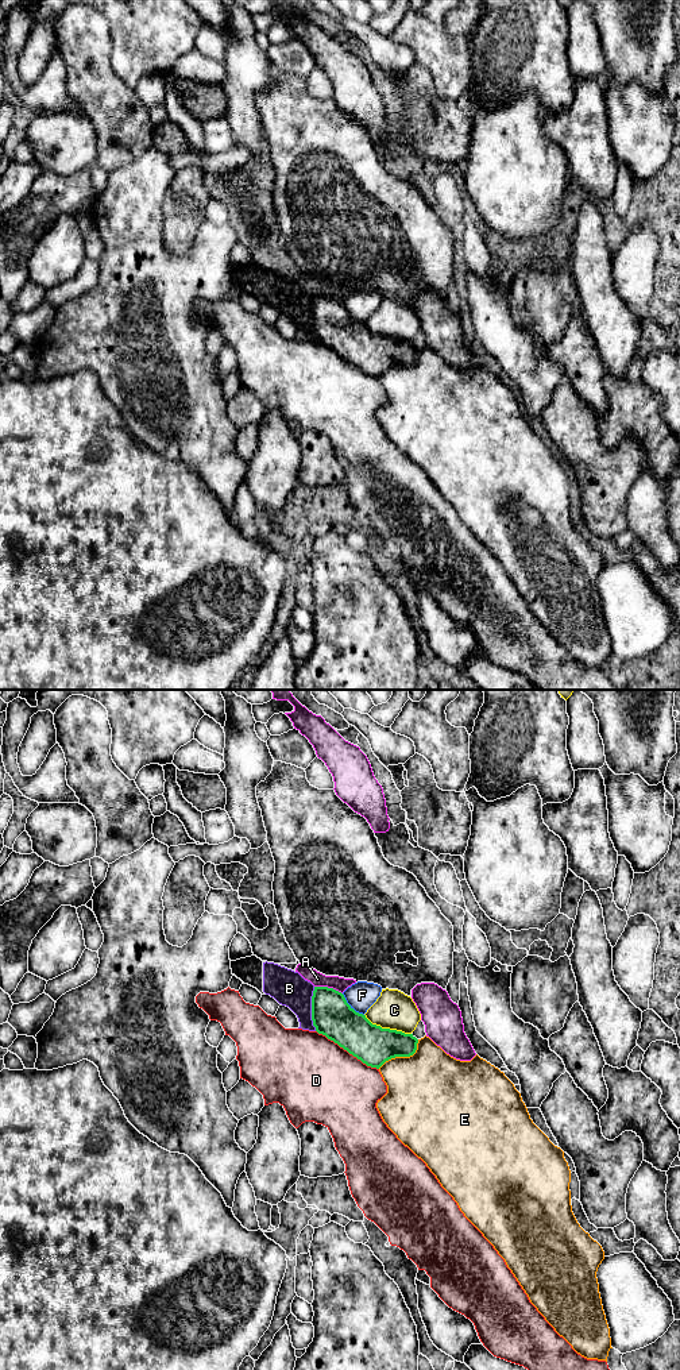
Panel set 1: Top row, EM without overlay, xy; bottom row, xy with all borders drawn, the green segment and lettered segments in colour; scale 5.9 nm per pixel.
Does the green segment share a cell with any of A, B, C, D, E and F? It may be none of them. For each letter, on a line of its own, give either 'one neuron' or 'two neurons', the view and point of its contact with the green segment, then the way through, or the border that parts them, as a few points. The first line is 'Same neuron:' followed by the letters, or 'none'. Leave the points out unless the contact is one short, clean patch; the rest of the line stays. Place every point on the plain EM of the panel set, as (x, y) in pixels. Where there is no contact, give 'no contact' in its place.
Same neuron: none
A: two neurons | xy (327, 296)
B: two neurons | xy (312, 317) | along xy (313, 296), (312, 334), (316, 339)
C: two neurons | xy (387, 338)
D: two neurons | xy (347, 359)
E: two neurons | xy (402, 365)
F: two neurons | xy (350, 315)

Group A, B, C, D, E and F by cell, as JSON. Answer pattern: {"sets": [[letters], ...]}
{"sets": [["A"], ["B"], ["C"], ["D"], ["E"], ["F"]]}

